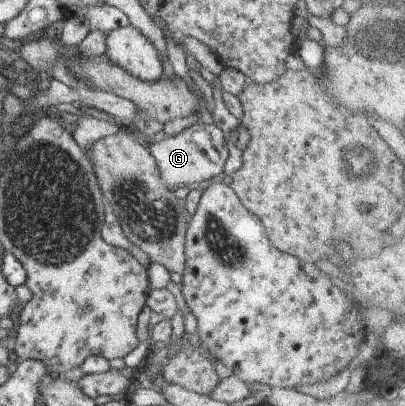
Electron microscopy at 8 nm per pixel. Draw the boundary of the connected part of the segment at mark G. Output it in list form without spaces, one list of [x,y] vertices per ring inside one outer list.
[[[200,115],[186,129],[170,137],[158,136],[145,139],[151,156],[157,165],[160,181],[169,189],[182,185],[193,186],[200,182],[219,179],[223,176],[225,161],[227,160],[227,145],[221,129],[214,123],[203,123]]]

